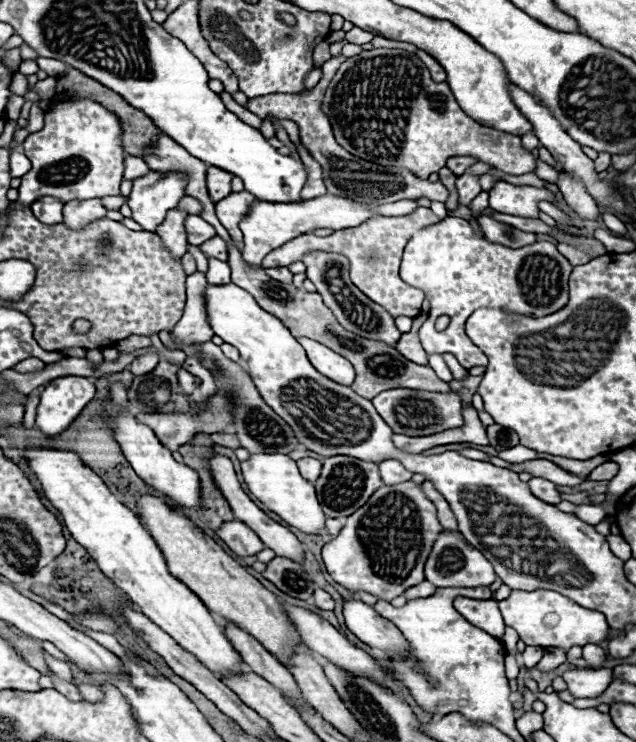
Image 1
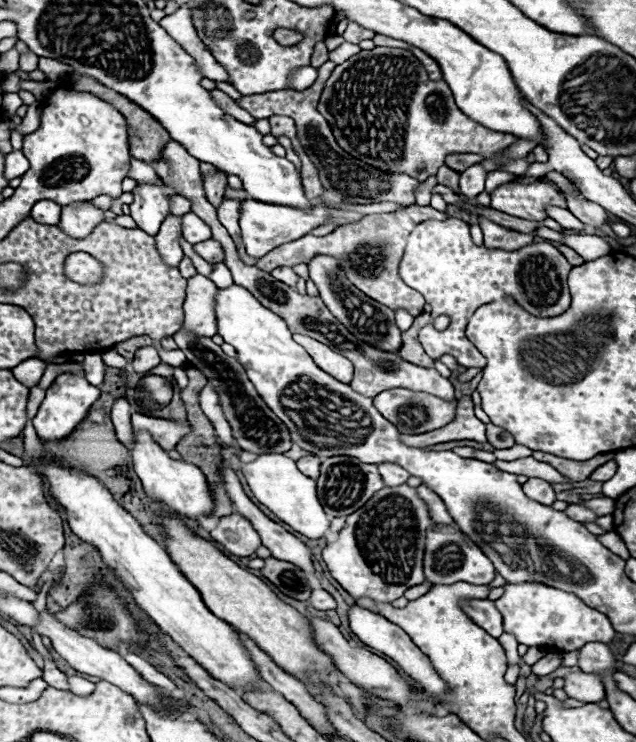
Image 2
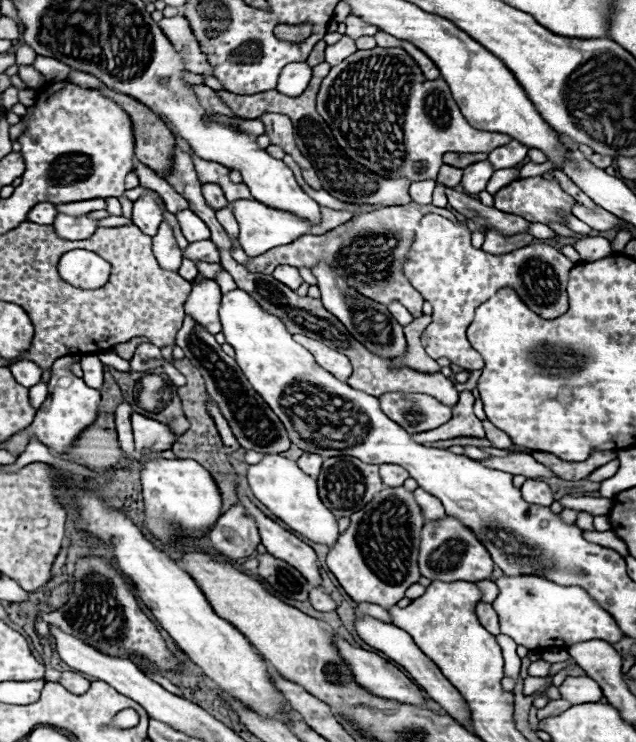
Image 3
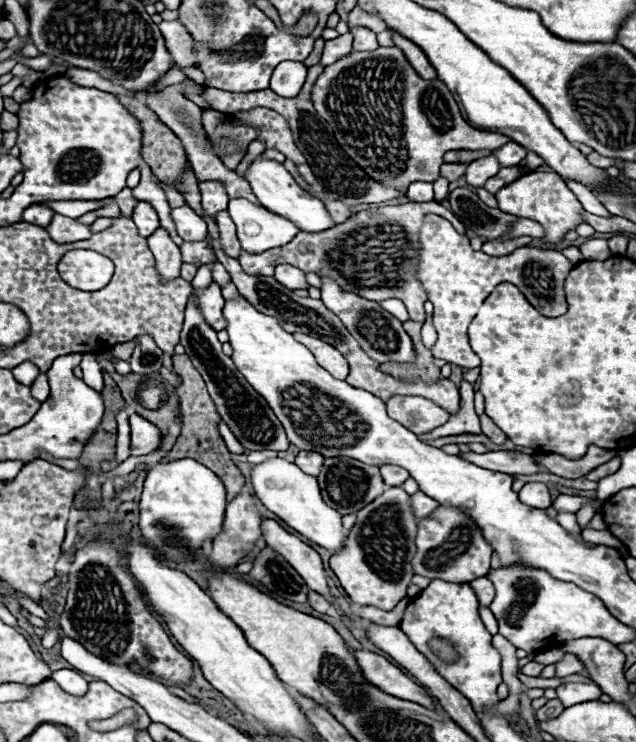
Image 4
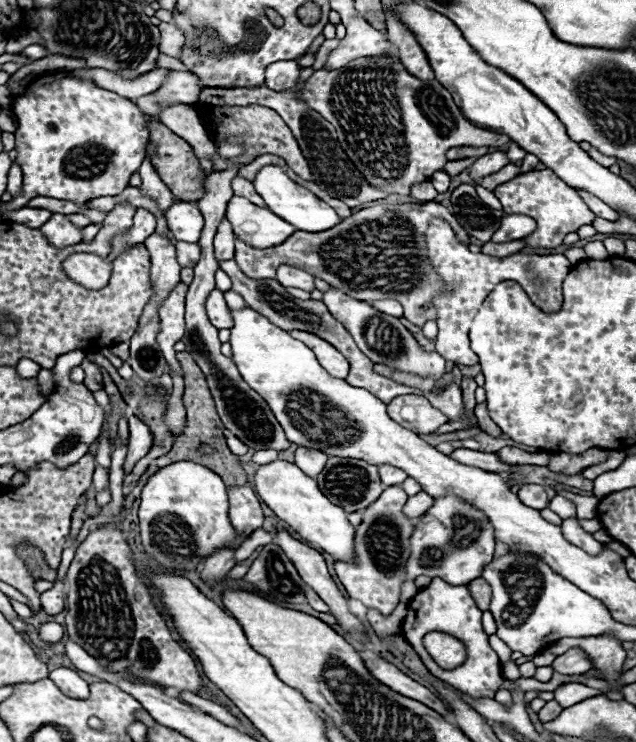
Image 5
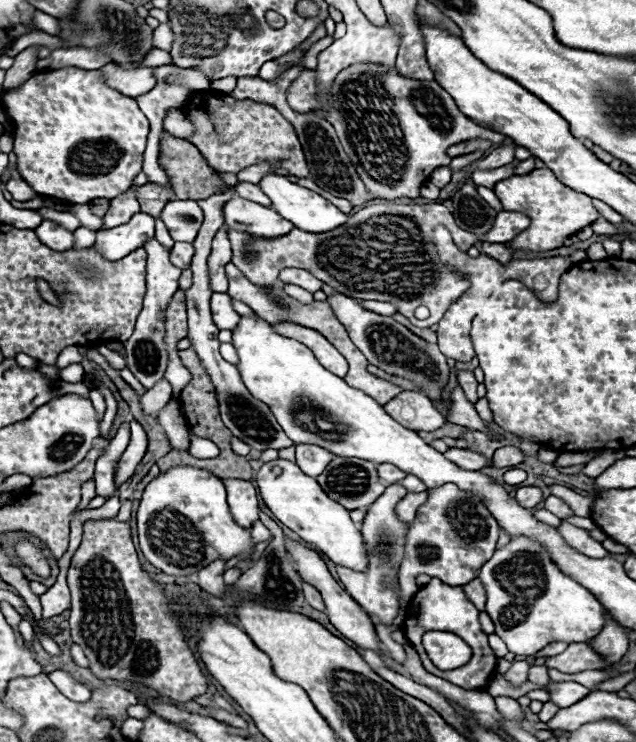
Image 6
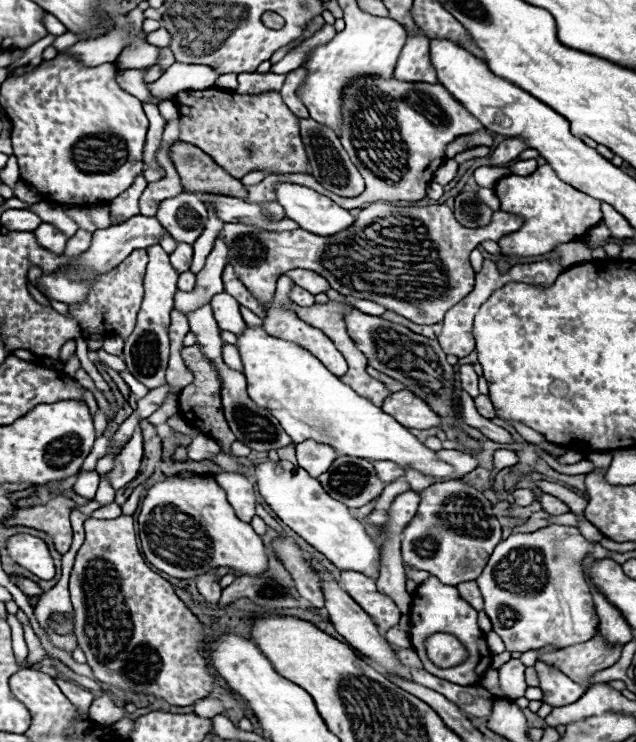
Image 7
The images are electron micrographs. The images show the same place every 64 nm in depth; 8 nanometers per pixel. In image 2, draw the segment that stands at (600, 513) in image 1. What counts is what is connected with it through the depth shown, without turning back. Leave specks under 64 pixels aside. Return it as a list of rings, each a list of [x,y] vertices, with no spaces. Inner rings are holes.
[[[570,504],[570,506],[566,508],[566,514],[568,514],[570,518],[580,520],[580,522],[596,522],[596,518],[598,518],[594,510],[584,508],[584,506],[578,506],[578,504]]]

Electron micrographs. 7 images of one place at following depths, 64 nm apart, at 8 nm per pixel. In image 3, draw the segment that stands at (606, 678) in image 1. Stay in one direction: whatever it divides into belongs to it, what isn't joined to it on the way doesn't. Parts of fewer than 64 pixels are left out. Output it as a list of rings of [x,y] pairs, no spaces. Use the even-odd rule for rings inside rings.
[[[568,676],[560,686],[560,692],[562,692],[562,698],[570,700],[572,704],[602,700],[602,688],[590,676]]]

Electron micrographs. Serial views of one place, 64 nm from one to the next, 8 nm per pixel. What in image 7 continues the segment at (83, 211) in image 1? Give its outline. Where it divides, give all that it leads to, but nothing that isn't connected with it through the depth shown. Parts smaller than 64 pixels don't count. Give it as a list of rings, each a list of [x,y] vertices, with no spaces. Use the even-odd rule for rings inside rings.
[[[42,222],[36,230],[34,230],[40,246],[44,246],[46,250],[52,250],[56,254],[62,254],[64,248],[66,248],[66,242],[68,242],[68,236],[62,234],[60,230],[56,230],[52,224],[46,224]]]

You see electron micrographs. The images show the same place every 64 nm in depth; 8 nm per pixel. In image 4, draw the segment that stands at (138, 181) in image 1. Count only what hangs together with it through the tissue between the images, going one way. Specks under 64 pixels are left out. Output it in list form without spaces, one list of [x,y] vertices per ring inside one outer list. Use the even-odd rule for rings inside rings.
[[[138,202],[136,204],[136,208],[134,208],[134,220],[136,220],[136,226],[138,226],[138,234],[146,236],[146,238],[152,232],[156,232],[158,226],[160,226],[158,214],[152,208],[152,204],[148,204],[148,202]]]

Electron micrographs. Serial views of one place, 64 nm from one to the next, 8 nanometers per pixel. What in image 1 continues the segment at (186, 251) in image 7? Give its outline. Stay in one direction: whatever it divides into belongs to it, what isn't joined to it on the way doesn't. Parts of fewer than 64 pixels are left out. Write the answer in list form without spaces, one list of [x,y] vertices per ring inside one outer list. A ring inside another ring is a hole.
[[[218,236],[210,238],[208,242],[204,242],[204,244],[200,246],[200,250],[202,250],[206,256],[218,258],[218,260],[228,260],[228,244],[226,244],[222,238],[218,238]]]

